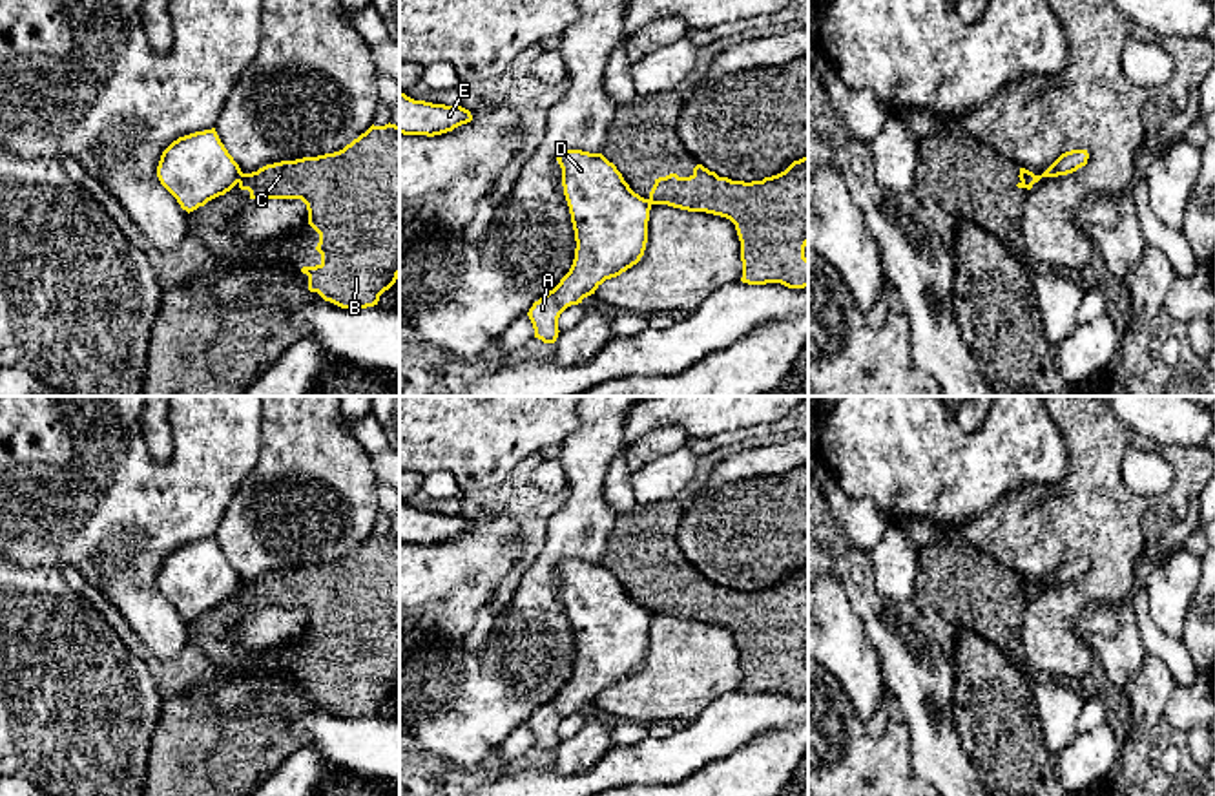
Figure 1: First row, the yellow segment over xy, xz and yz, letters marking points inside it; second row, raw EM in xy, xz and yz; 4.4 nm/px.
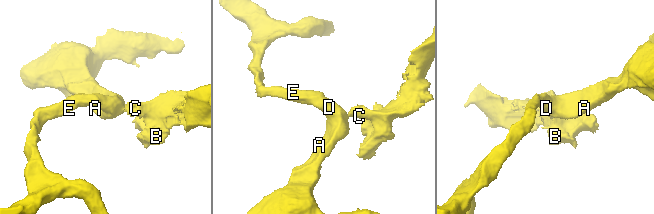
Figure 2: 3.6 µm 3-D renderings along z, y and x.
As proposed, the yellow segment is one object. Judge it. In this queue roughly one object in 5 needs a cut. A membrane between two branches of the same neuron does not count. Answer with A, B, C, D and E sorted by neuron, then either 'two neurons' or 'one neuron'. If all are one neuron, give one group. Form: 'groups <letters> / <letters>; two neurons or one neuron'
groups A D E / B C; two neurons

